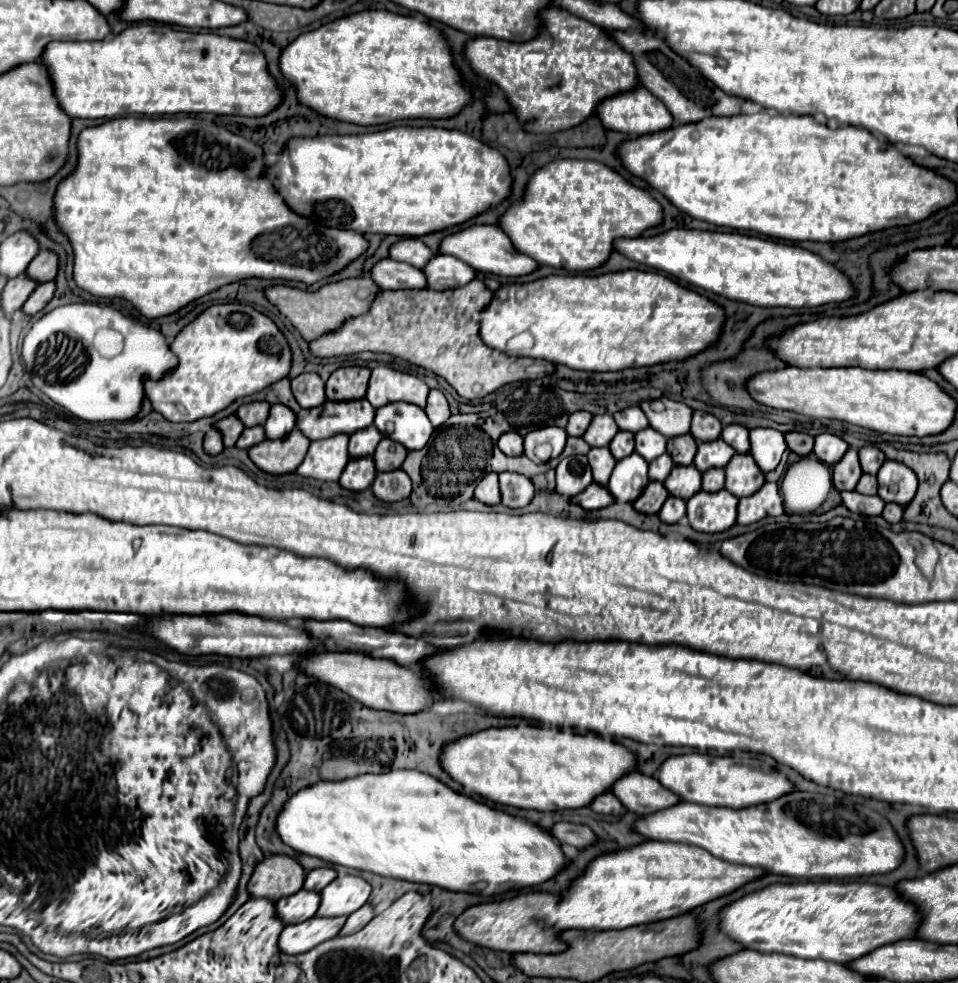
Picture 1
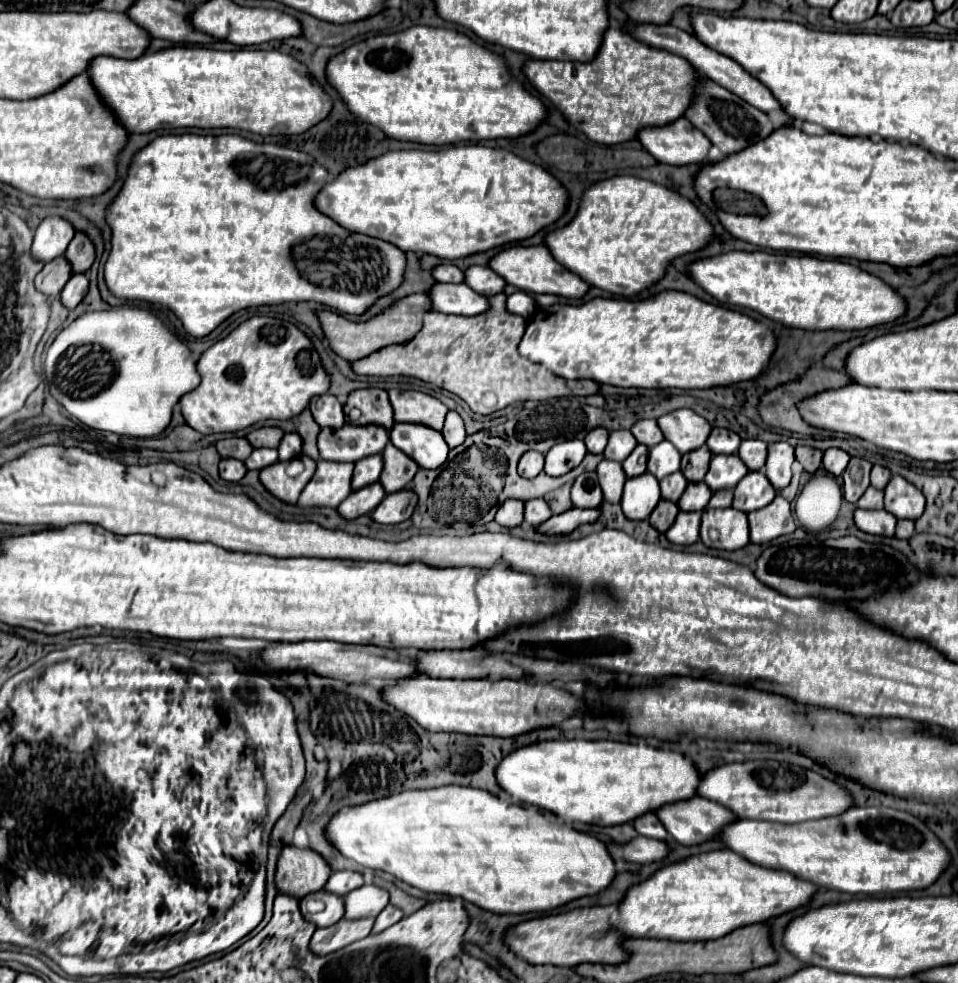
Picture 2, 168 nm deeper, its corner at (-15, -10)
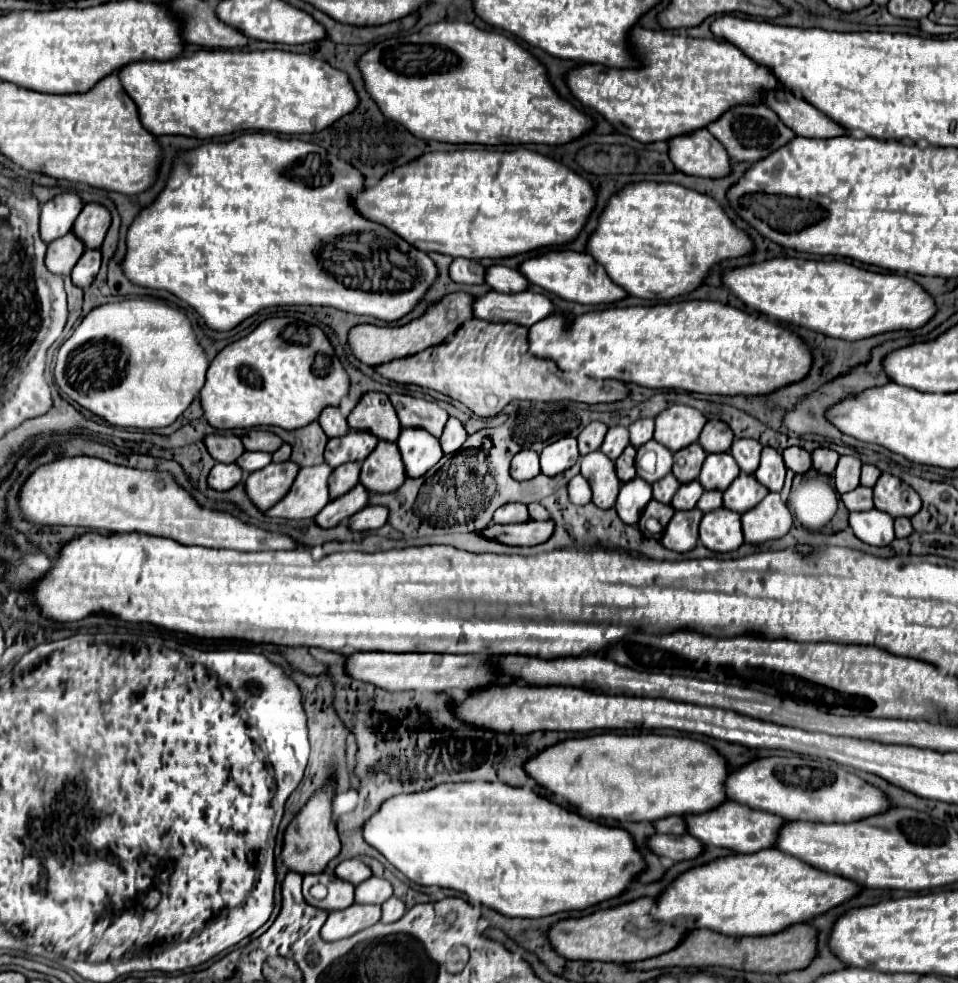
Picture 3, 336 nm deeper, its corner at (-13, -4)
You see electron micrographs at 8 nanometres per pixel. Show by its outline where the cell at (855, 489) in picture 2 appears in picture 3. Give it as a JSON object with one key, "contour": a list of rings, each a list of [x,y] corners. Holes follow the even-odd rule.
{"contour":[[[843,455],[835,469],[835,485],[837,491],[843,495],[847,491],[853,491],[859,487],[859,475],[861,475],[861,461],[853,455]]]}

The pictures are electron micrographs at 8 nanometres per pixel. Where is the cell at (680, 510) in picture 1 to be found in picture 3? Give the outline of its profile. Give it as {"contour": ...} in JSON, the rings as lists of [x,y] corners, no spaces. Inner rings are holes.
{"contour":[[[689,509],[689,511],[675,511],[673,519],[665,527],[665,533],[661,537],[661,543],[667,549],[687,553],[697,543],[697,529],[703,513],[701,509]]]}

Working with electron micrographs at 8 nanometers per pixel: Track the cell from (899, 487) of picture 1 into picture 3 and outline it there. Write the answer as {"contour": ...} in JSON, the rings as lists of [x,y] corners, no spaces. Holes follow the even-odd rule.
{"contour":[[[883,473],[873,491],[875,509],[885,511],[891,517],[913,517],[921,509],[921,499],[917,491],[895,475]]]}

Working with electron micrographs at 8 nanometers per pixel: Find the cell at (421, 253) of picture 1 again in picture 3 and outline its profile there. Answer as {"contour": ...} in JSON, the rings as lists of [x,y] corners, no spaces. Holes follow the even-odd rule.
{"contour":[[[453,259],[449,267],[449,275],[455,283],[467,283],[467,285],[483,283],[483,273],[485,267],[481,267],[477,261],[471,259]]]}

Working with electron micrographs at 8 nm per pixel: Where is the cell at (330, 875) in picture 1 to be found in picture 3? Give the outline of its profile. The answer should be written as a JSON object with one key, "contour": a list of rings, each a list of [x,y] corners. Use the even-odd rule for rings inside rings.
{"contour":[[[349,859],[349,861],[341,861],[335,867],[335,875],[341,877],[343,881],[359,885],[361,881],[371,877],[371,869],[363,861],[359,861],[359,859]]]}

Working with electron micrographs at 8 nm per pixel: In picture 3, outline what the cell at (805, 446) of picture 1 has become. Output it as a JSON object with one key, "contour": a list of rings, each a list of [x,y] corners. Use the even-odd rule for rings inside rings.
{"contour":[[[789,447],[783,451],[785,465],[795,473],[807,473],[811,469],[811,453],[801,447]]]}

